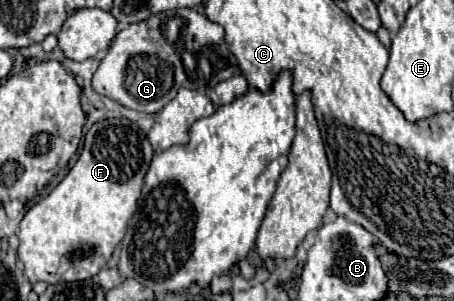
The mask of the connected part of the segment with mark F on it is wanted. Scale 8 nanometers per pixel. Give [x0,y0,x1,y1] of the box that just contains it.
[18,117,152,283]

